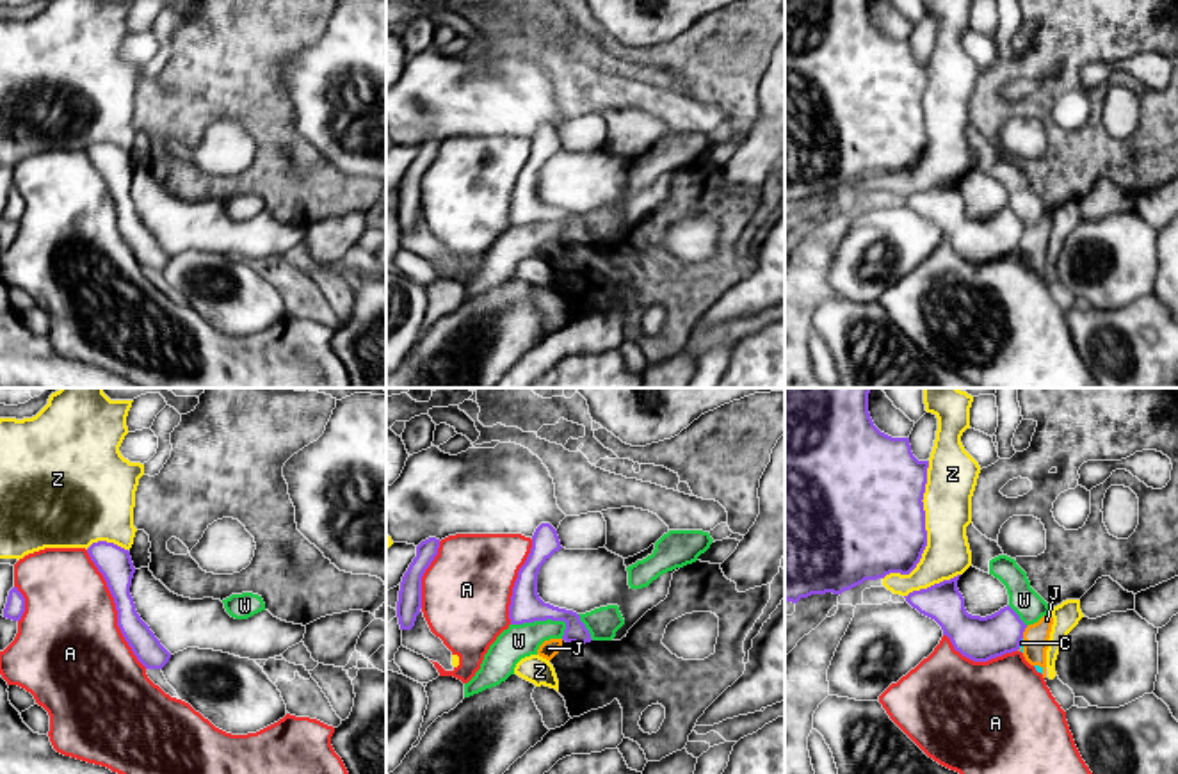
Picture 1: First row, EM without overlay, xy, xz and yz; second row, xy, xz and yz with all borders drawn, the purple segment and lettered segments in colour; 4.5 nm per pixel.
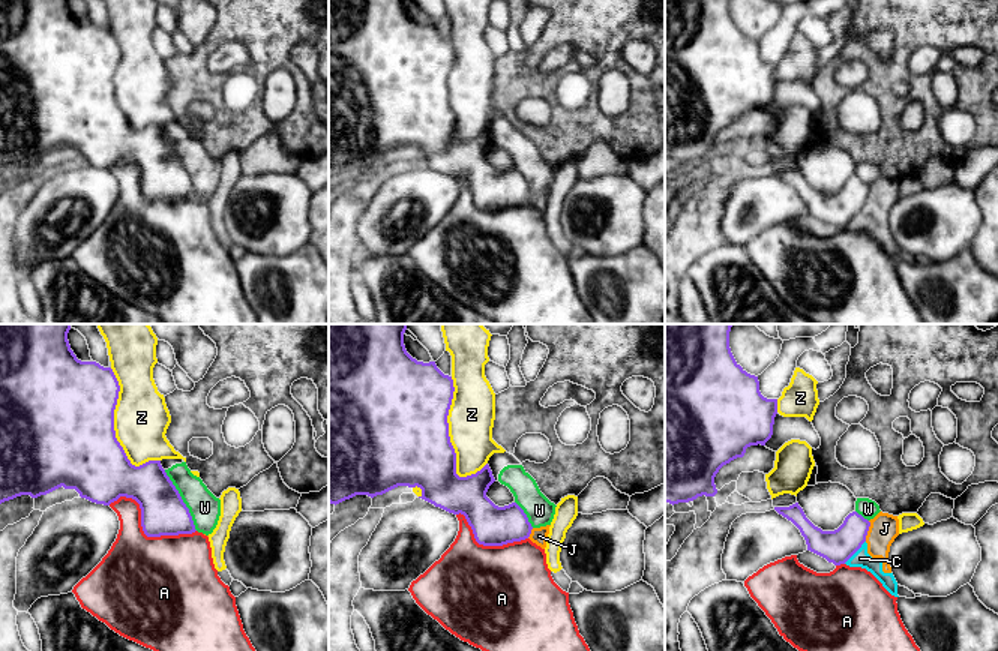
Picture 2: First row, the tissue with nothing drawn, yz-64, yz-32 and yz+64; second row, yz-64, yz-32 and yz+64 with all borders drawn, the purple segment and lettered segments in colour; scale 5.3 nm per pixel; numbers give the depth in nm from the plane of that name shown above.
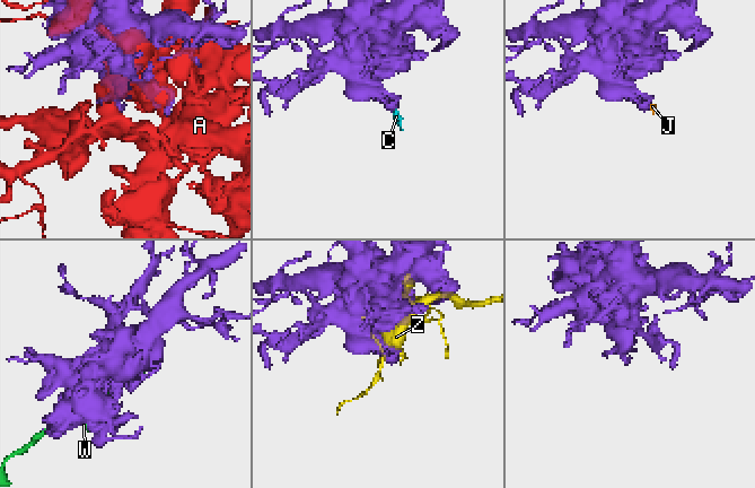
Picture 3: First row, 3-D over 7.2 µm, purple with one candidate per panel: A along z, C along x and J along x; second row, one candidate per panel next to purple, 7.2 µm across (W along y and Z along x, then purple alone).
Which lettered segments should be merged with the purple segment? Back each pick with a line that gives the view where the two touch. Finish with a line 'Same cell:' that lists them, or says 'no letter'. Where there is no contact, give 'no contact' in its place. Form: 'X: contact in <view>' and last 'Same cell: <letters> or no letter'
Same cell: no letter

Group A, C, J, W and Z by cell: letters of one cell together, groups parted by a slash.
A / C J / W / Z

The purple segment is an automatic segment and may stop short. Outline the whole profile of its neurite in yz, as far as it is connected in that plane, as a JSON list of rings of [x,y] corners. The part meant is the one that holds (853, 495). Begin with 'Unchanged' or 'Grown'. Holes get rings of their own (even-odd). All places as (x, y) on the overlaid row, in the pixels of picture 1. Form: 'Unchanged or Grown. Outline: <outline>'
Unchanged. Outline: [[[785,388],[785,600],[797,603],[811,594],[842,594],[865,580],[884,578],[890,573],[909,575],[927,546],[924,493],[929,461],[918,461],[909,438],[892,438],[881,432],[868,413],[872,388]]]

